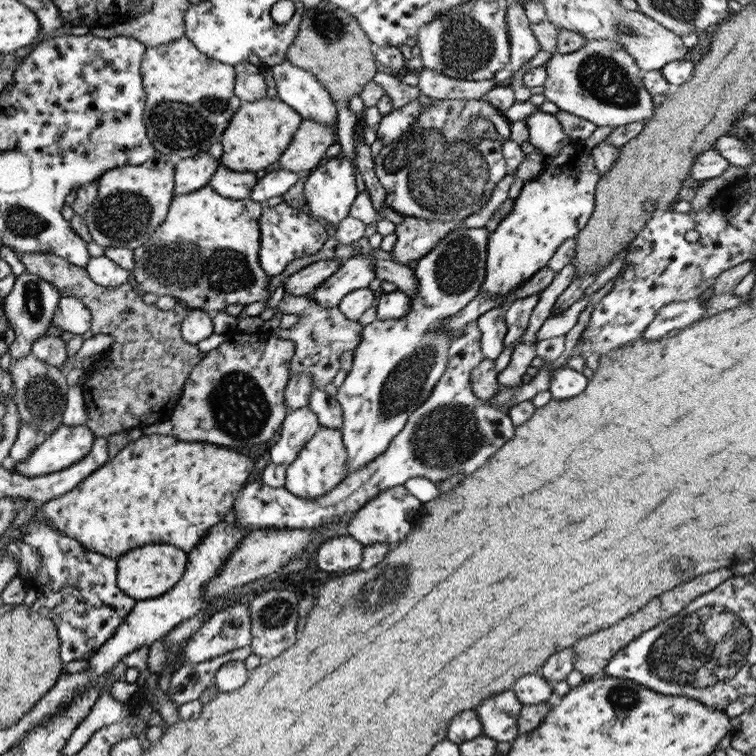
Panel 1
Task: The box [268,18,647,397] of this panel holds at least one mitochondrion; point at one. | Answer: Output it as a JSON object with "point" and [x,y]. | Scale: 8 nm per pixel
{"point":[443,173]}

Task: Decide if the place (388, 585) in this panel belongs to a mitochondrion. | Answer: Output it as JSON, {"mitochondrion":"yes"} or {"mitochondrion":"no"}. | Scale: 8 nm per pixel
{"mitochondrion":"yes"}

